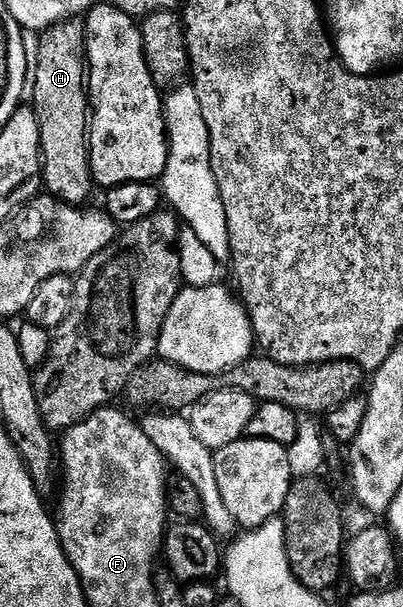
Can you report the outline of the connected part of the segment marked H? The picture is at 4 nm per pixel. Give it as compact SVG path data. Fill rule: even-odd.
M63 20L41 35L38 63L32 66L32 105L38 117L42 141L41 181L48 194L59 202L73 207L89 203L90 193L96 190L94 174L90 171L90 95L88 93L88 63L86 61L86 23L82 20Z

